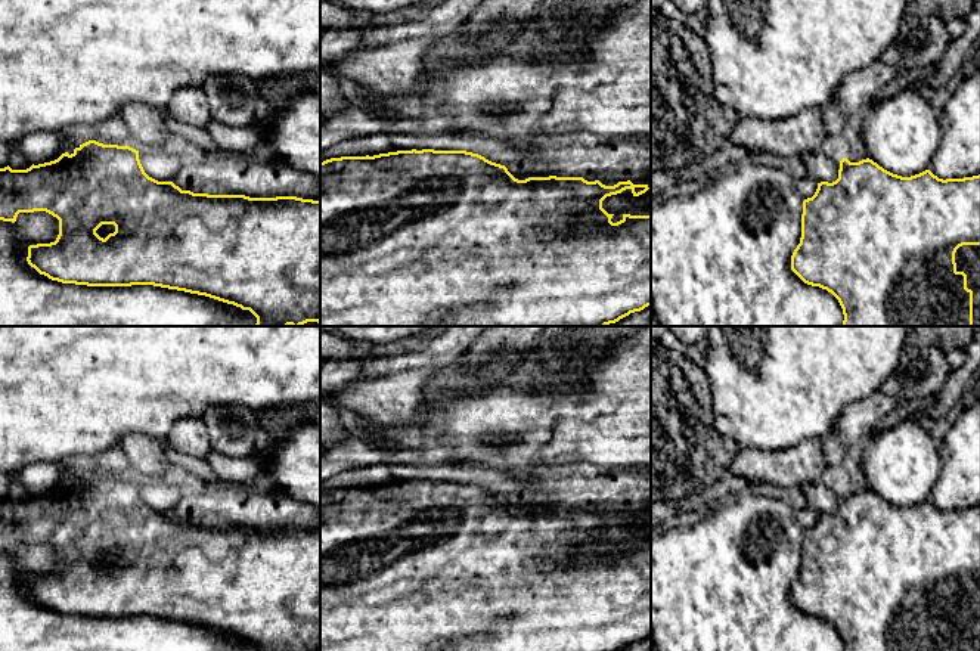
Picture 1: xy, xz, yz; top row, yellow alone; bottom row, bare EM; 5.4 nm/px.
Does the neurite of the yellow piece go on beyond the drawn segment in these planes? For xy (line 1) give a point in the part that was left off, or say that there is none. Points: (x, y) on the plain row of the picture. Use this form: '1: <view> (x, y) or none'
1: none

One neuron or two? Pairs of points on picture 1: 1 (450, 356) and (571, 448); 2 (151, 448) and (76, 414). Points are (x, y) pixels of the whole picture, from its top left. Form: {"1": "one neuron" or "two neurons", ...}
{"1": "two neurons", "2": "two neurons"}

